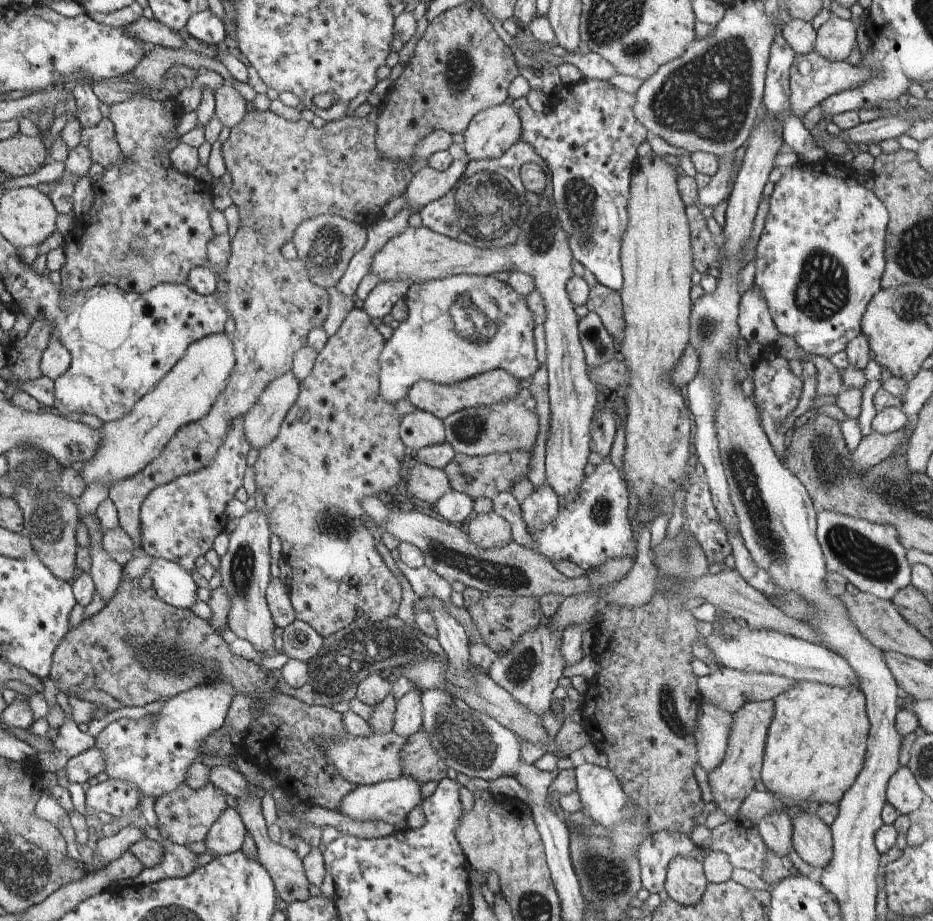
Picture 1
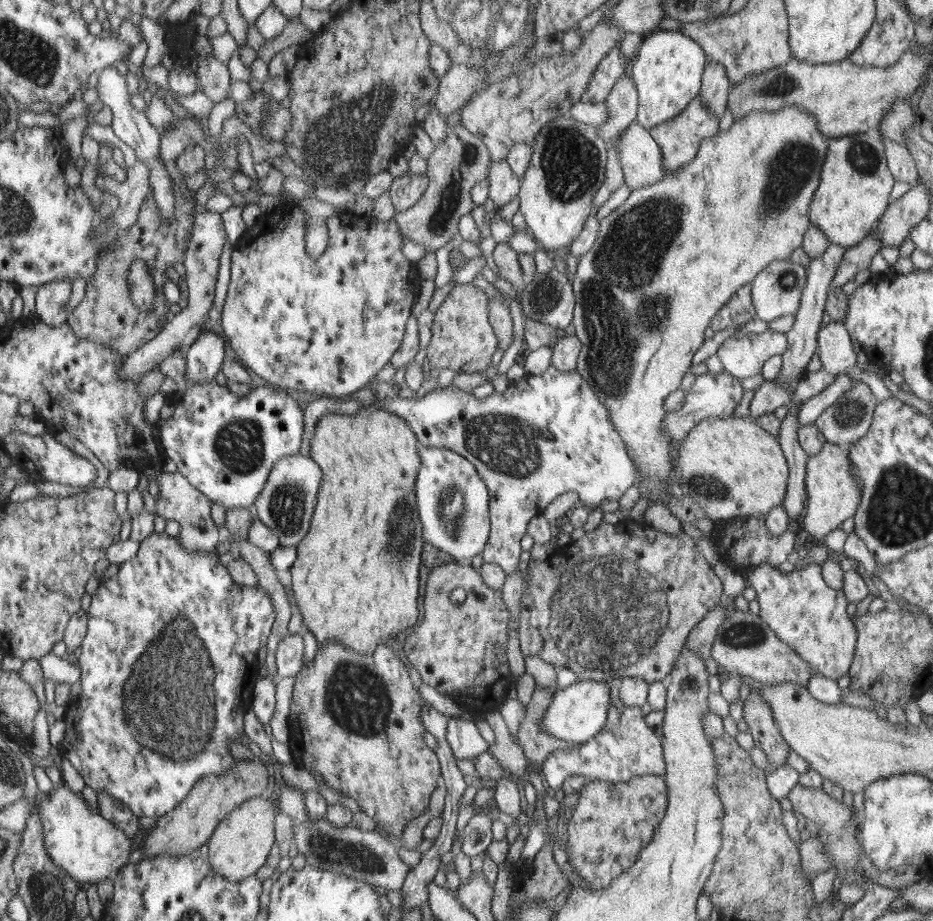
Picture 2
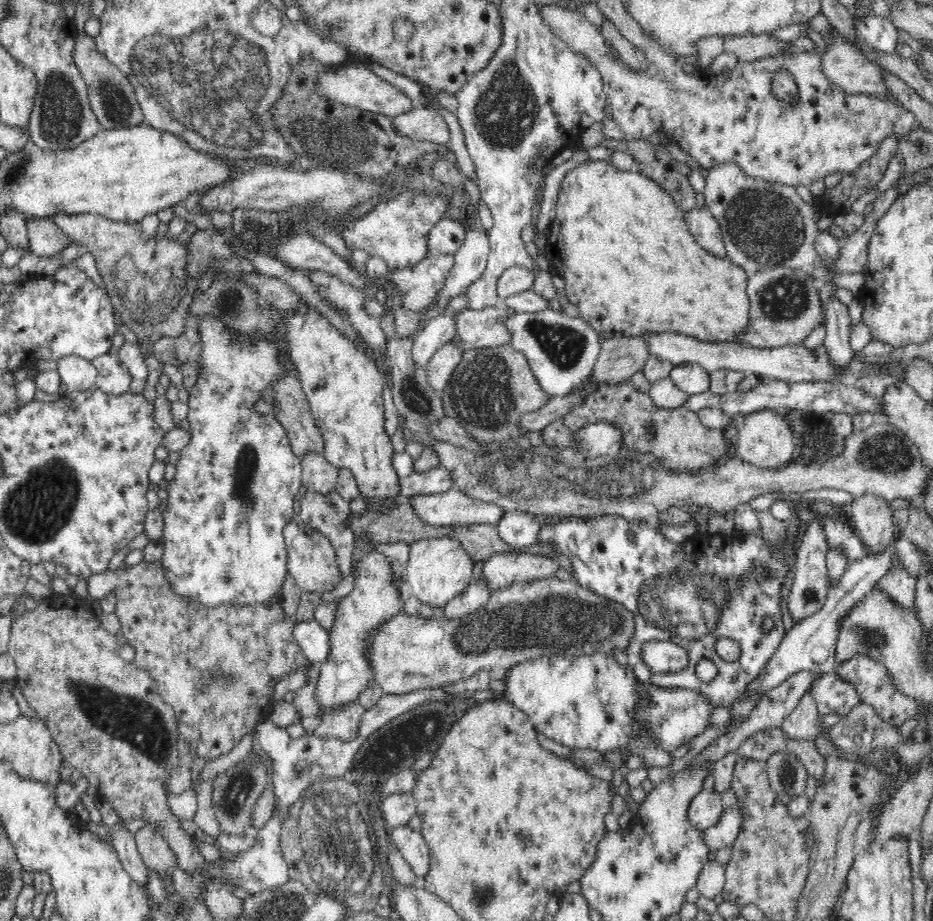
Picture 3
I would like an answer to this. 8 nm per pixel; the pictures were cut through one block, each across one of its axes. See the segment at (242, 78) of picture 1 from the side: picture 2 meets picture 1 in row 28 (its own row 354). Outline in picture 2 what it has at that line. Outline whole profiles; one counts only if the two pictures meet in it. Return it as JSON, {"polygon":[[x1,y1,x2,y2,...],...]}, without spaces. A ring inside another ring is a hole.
{"polygon":[[201,324,197,326,192,338,188,342,188,349,185,357,186,374,185,378,191,382,206,382,212,380,218,370,222,368,224,358,224,341,222,337,213,332,201,332]]}

